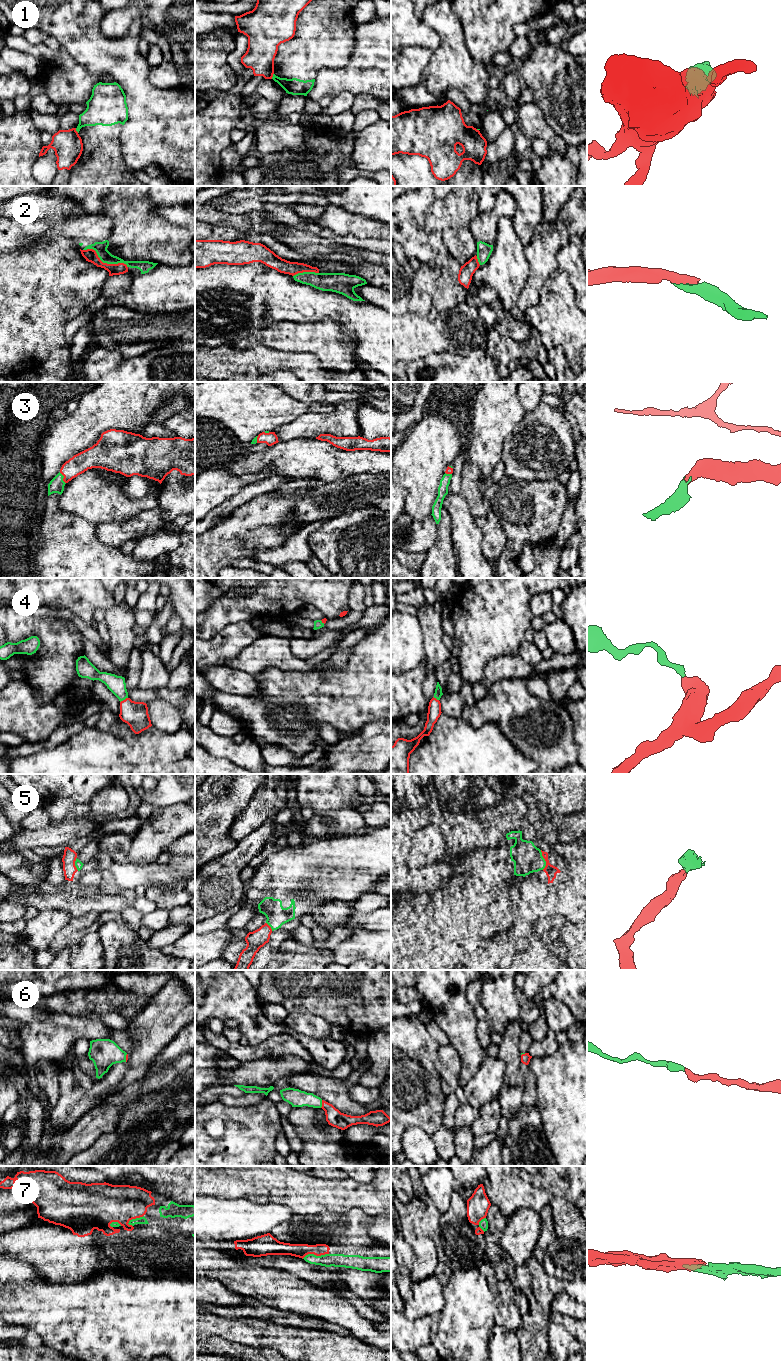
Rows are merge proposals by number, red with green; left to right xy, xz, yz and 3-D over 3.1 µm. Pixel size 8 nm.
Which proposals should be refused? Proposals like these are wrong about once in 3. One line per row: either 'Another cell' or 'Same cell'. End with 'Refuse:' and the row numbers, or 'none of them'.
1: Another cell
2: Same cell
3: Same cell
4: Same cell
5: Same cell
6: Same cell
7: Same cell
Refuse: 1

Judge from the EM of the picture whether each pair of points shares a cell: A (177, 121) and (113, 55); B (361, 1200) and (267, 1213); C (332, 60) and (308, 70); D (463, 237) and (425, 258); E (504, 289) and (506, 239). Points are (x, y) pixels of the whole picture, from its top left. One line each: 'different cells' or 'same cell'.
A: same cell
B: different cells
C: same cell
D: same cell
E: same cell

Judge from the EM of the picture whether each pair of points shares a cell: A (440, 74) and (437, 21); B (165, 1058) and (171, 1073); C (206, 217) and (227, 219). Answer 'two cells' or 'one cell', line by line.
A: one cell
B: two cells
C: one cell

